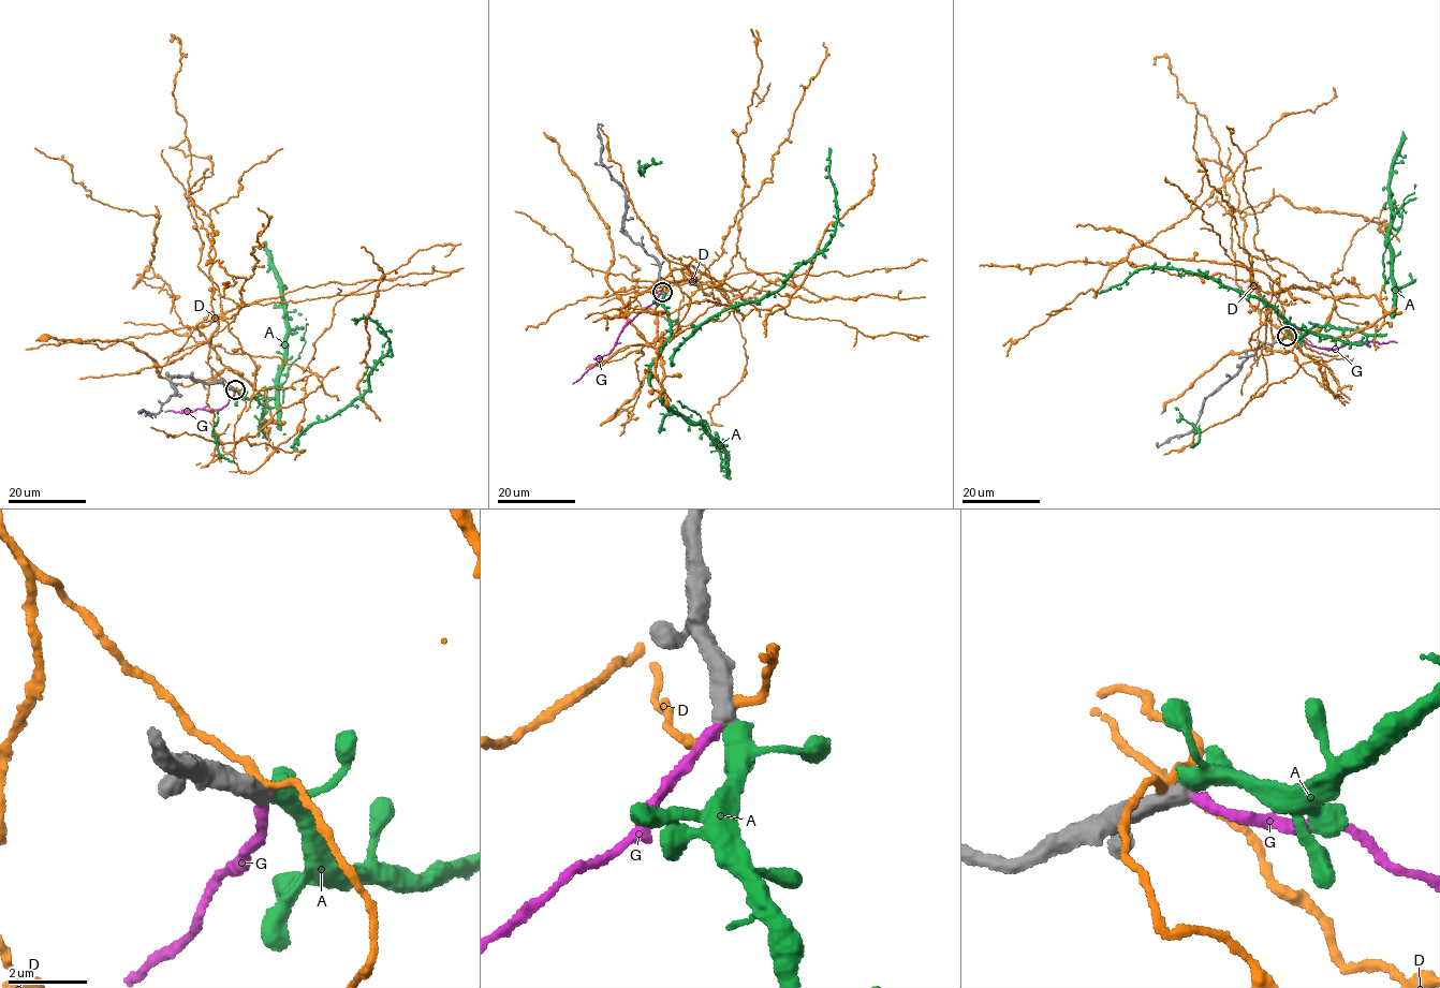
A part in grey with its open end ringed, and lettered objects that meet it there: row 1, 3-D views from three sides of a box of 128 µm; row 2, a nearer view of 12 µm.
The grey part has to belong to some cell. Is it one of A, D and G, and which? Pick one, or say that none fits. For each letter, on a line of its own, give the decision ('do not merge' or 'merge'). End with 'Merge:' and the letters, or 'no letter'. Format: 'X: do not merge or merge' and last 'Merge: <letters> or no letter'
A: merge
D: do not merge
G: do not merge
Merge: A

